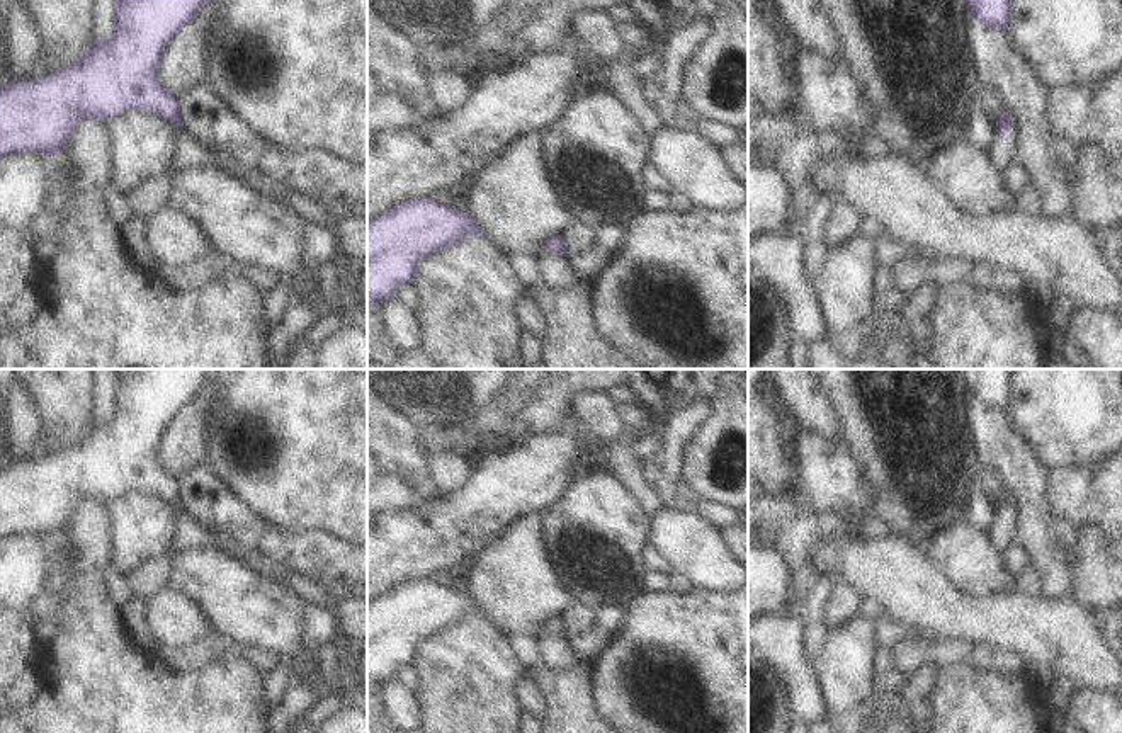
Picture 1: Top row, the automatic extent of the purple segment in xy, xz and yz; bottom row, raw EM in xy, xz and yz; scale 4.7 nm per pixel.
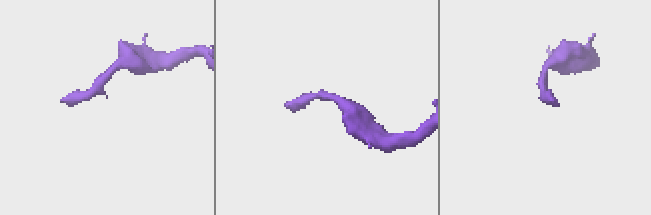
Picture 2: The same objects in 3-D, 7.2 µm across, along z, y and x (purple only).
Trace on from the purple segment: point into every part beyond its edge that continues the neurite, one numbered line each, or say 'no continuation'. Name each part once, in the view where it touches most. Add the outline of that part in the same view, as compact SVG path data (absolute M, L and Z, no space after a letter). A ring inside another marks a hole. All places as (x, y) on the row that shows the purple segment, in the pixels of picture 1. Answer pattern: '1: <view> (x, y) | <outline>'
no continuation

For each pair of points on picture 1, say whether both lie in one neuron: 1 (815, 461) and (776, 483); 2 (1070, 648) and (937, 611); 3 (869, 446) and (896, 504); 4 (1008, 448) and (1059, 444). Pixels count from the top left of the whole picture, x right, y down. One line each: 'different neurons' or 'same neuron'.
1: different neurons
2: same neuron
3: same neuron
4: different neurons

